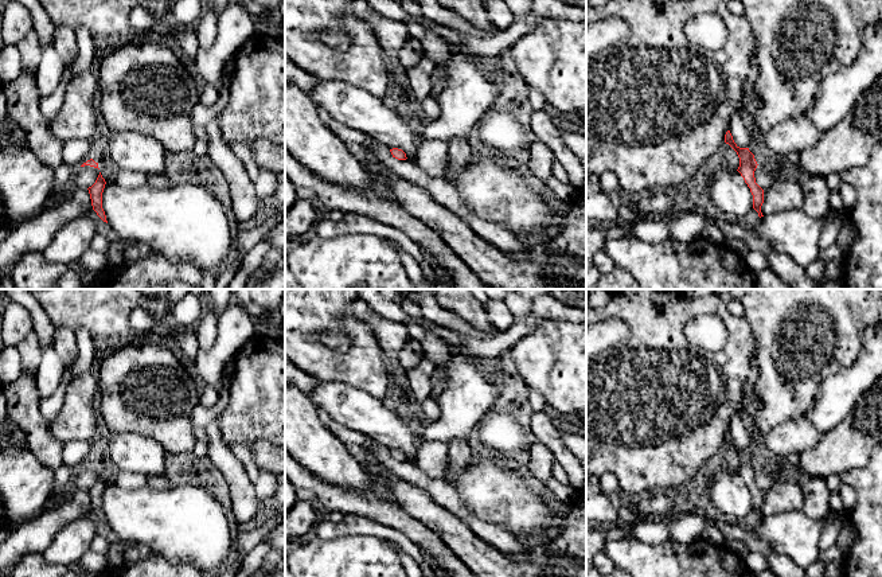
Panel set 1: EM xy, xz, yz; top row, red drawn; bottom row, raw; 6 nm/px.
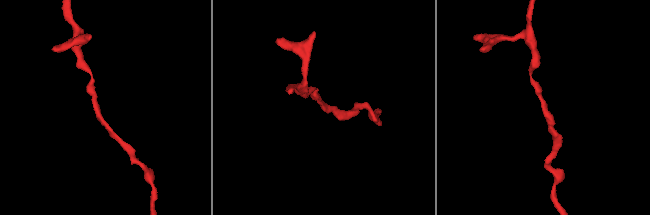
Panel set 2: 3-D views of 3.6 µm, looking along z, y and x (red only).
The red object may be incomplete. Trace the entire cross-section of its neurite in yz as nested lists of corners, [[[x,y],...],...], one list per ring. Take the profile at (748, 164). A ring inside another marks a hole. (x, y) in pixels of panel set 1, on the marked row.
[[[730,130],[725,134],[725,143],[729,144],[739,157],[738,172],[744,178],[745,183],[750,188],[753,195],[753,208],[758,213],[758,217],[764,217],[761,213],[761,206],[764,203],[764,190],[756,183],[754,171],[757,168],[757,161],[754,155],[749,151],[749,148],[739,148],[730,133]]]

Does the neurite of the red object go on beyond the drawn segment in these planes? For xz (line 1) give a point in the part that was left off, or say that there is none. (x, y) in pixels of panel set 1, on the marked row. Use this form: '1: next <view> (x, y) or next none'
1: next none

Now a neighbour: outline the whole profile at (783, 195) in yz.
[[[774,178],[773,184],[764,190],[762,215],[770,215],[788,210],[803,210],[804,194],[800,178],[787,180]]]

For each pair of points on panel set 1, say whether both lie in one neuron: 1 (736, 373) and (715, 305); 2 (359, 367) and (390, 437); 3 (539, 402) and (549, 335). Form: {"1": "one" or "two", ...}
{"1": "one", "2": "two", "3": "two"}

